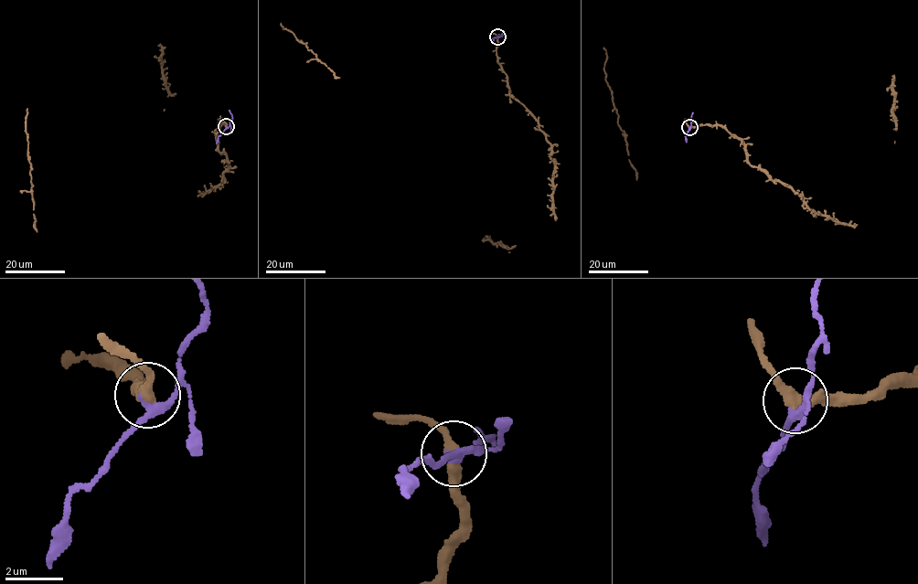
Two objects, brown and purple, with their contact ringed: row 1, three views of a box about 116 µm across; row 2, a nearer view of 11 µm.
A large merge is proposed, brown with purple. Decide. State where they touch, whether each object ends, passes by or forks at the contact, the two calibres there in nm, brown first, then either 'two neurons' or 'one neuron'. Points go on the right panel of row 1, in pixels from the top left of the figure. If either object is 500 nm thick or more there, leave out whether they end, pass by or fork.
at (689, 127); brown passes by; purple passes by; 360 nm thick on the brown side, 240 nm on the other; two neurons

